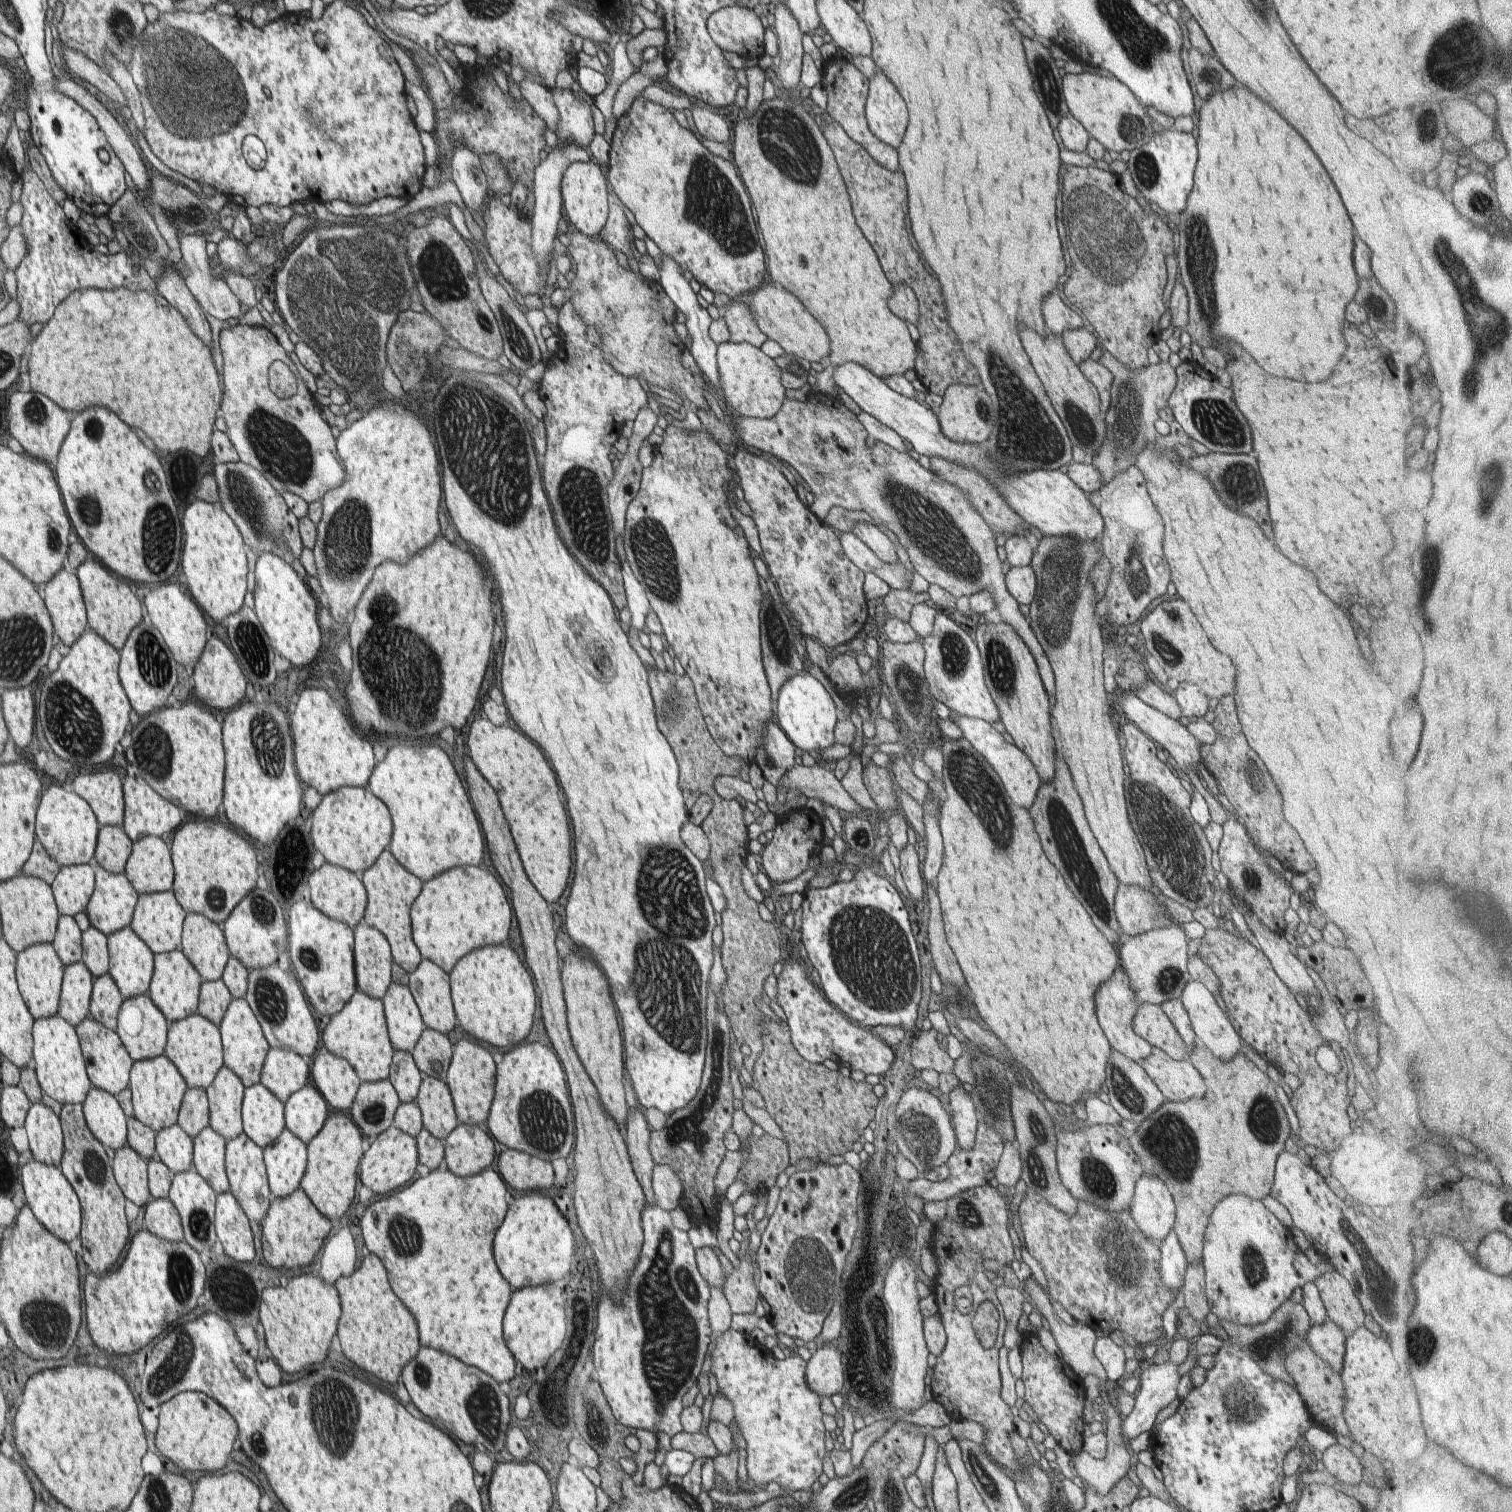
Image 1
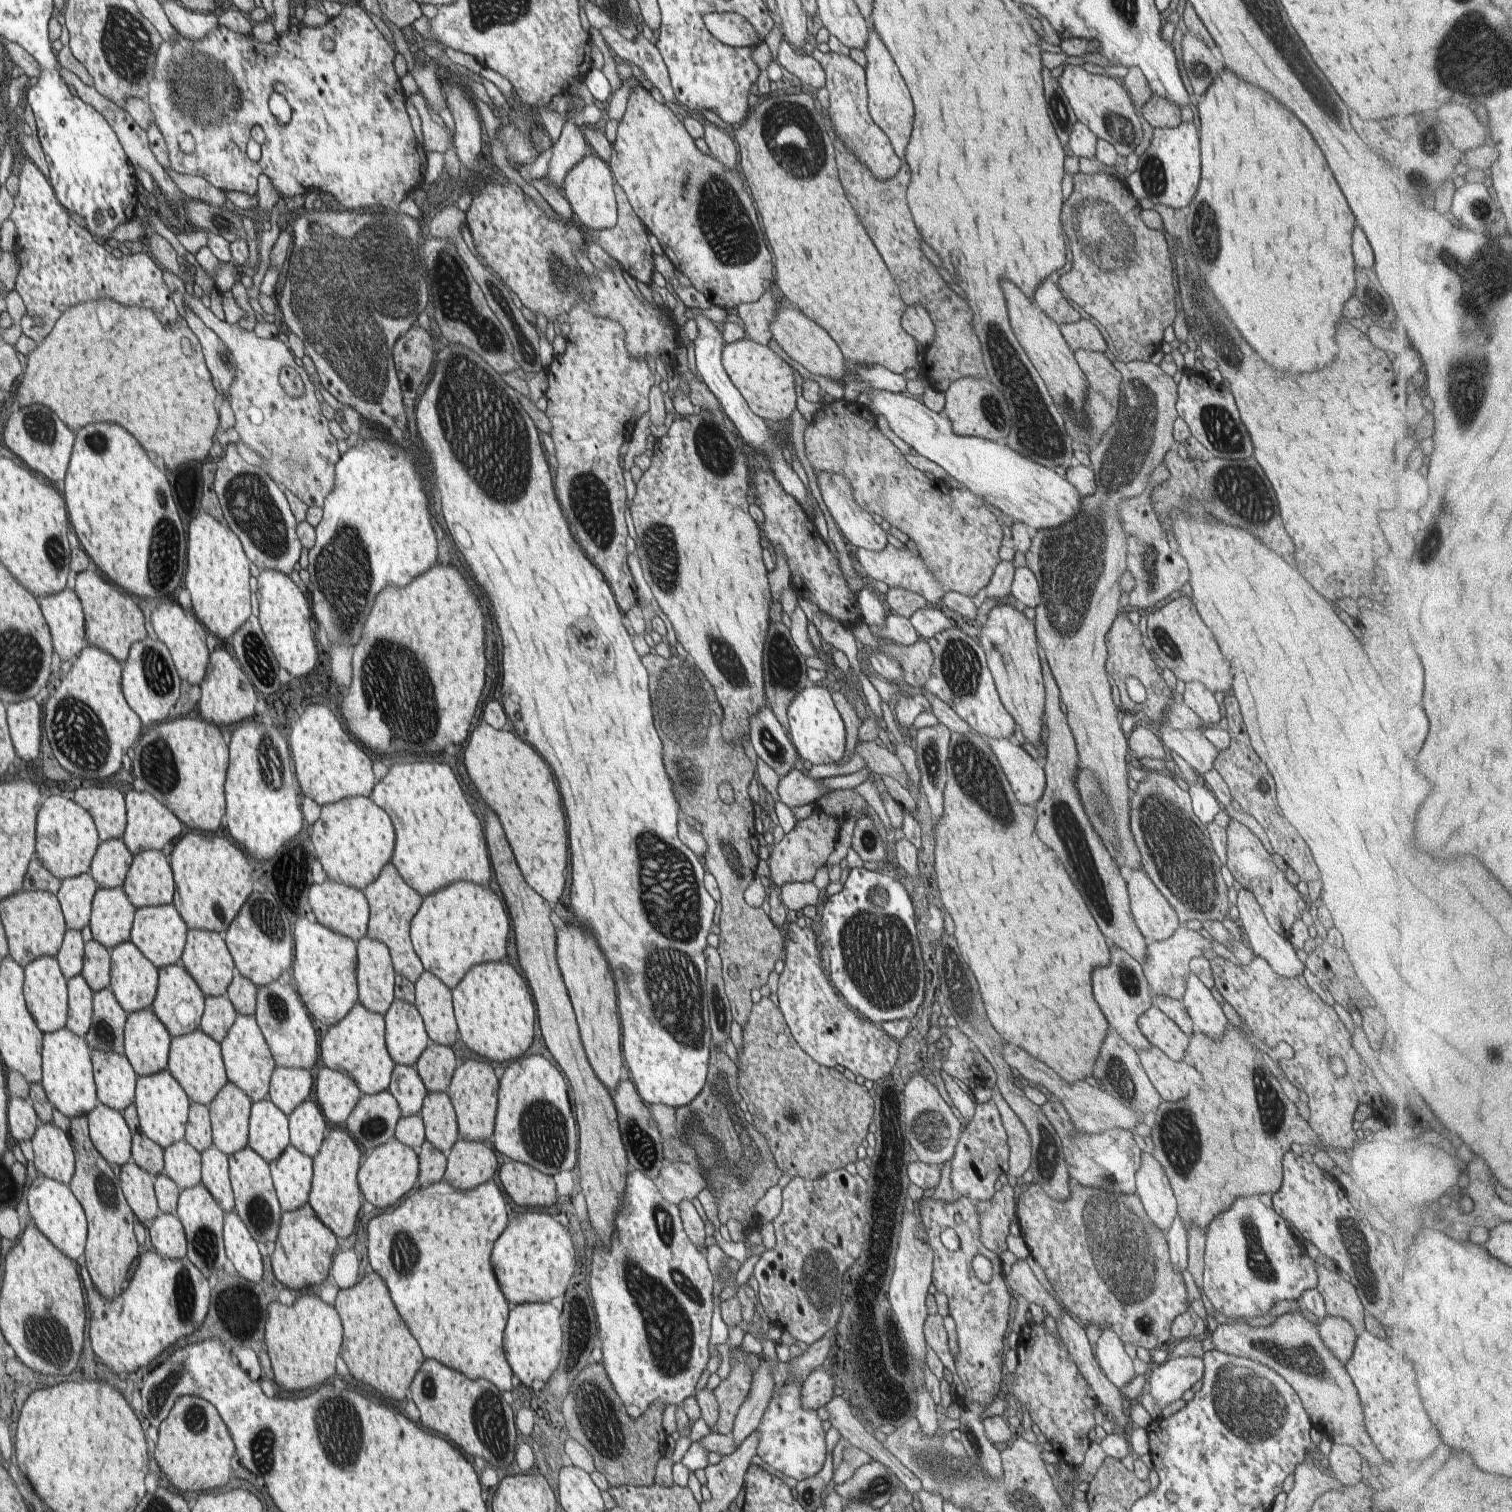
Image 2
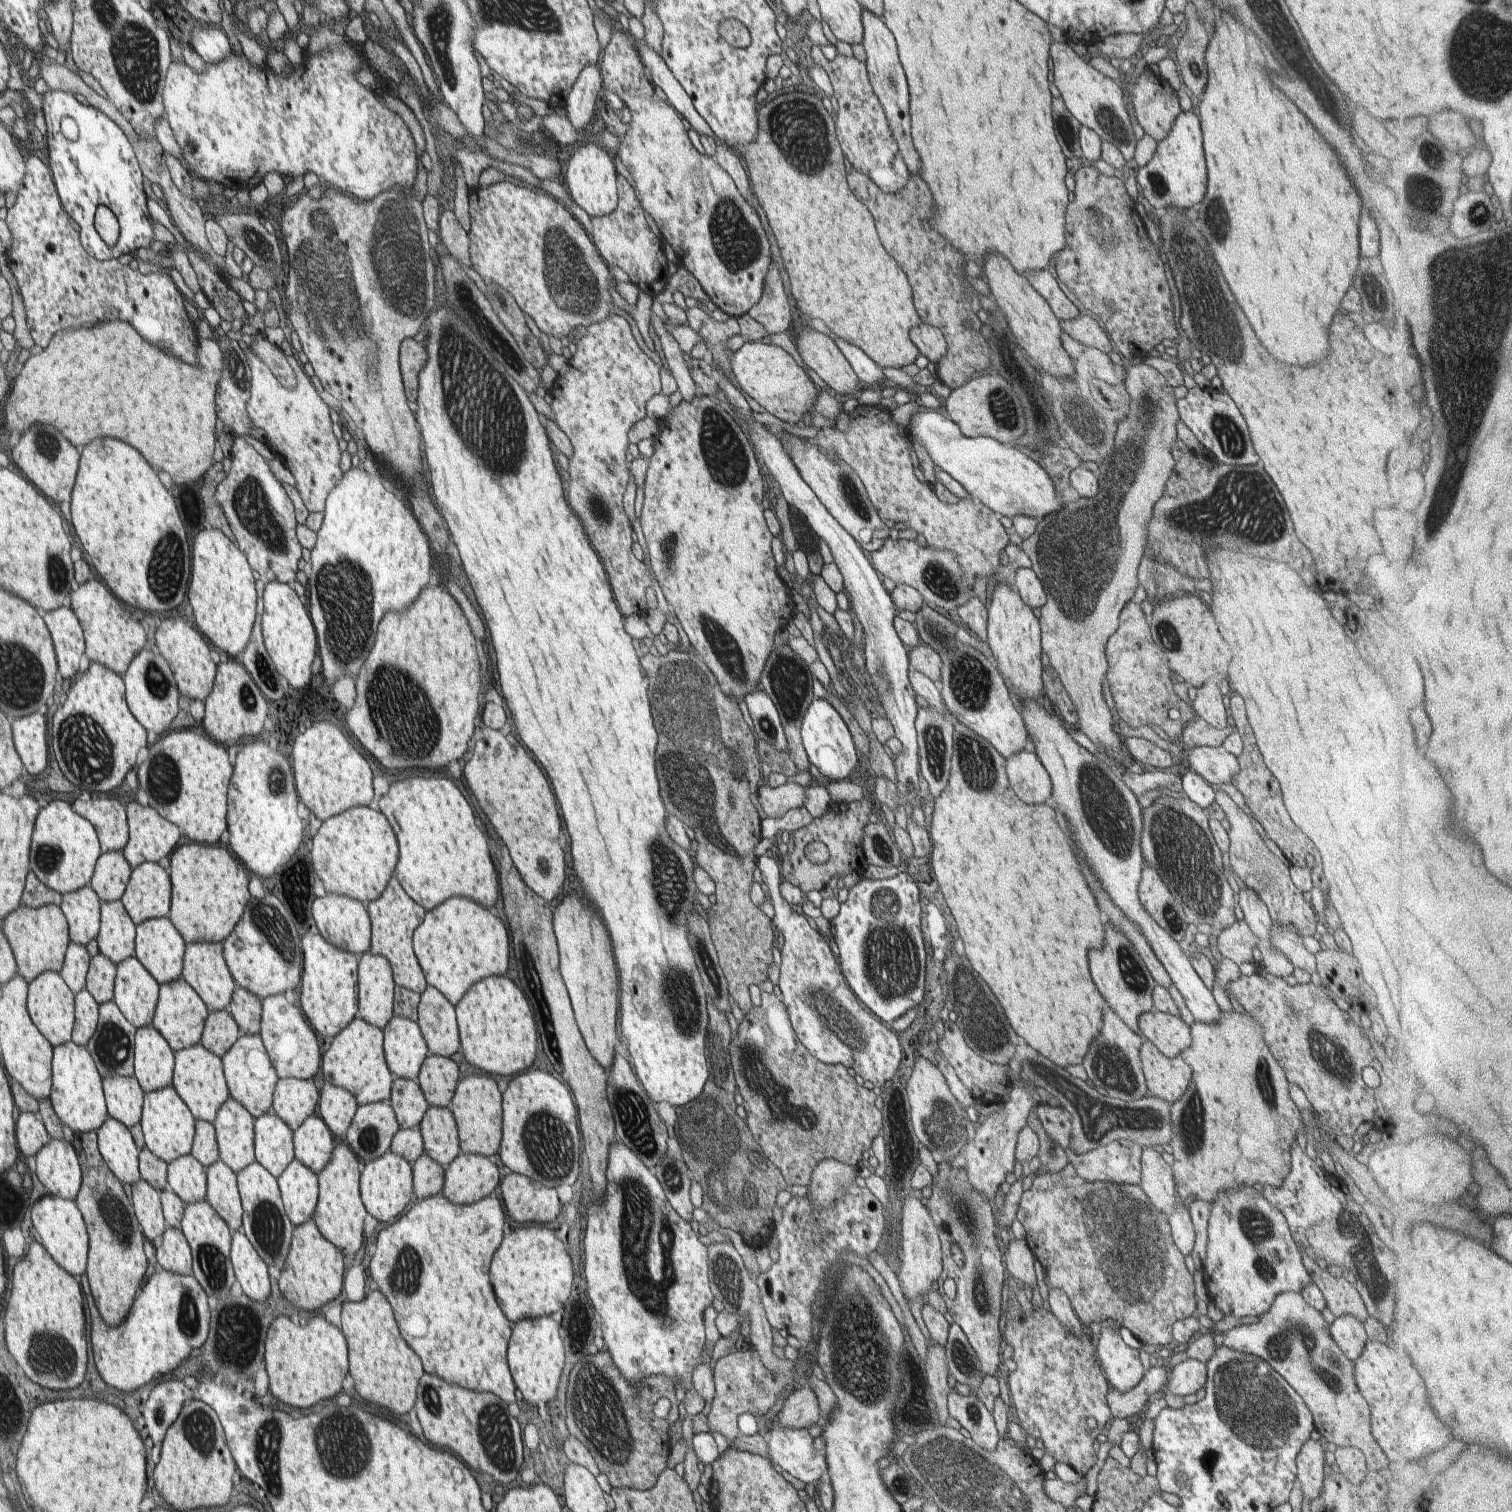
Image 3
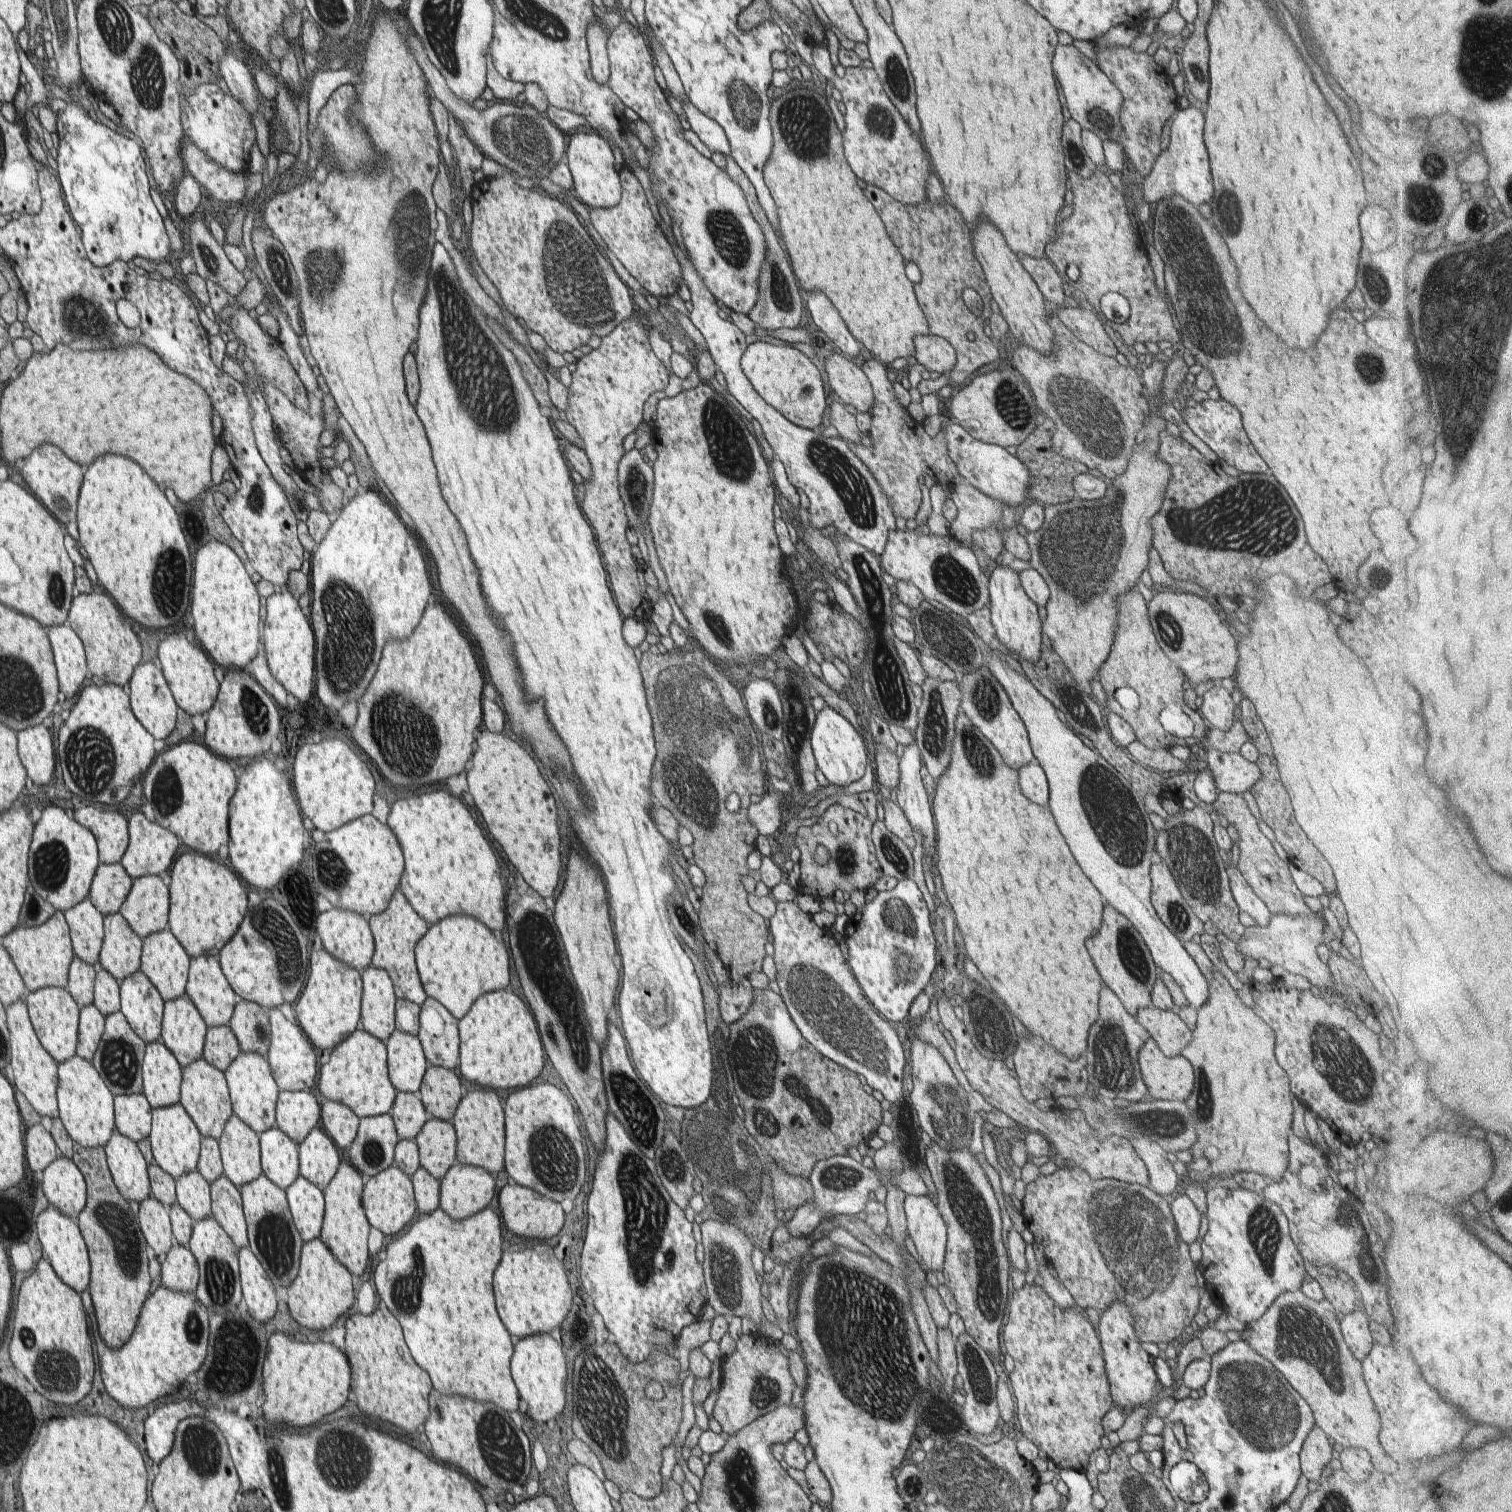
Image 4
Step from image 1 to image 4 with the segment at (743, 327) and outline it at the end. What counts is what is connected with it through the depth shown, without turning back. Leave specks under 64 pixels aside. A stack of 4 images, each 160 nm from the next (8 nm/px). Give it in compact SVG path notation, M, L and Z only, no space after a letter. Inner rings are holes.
M728 155L726 157L727 167L726 172L730 175L730 178L740 185L740 188L744 191L748 206L753 214L754 220L761 226L762 232L766 241L766 254L764 262L761 266L759 274L759 293L756 304L752 307L752 310L747 314L758 327L767 329L768 331L777 331L778 329L793 329L801 325L802 310L804 310L804 303L802 297L799 295L799 282L796 280L793 270L791 268L791 262L787 252L782 249L776 231L772 228L762 205L759 203L754 185L750 182L750 179L746 176L746 173L738 166L738 163Z

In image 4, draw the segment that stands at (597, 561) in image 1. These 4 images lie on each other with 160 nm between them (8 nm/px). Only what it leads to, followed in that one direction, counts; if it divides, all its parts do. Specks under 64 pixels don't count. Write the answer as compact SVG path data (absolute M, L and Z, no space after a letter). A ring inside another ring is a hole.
M636 309L633 317L622 321L618 326L614 327L614 330L611 330L605 337L601 338L599 348L593 349L589 354L578 360L576 371L571 374L572 384L568 387L568 409L563 417L576 428L580 438L584 441L584 450L591 464L591 479L583 483L586 487L586 493L578 496L581 509L589 525L593 528L593 532L596 532L601 561L605 566L607 578L610 580L610 586L612 586L612 592L614 592L618 608L624 618L630 617L640 622L648 622L653 608L646 594L648 584L644 580L644 568L634 560L631 545L626 539L629 520L621 497L618 469L620 459L625 453L624 447L622 447L624 438L634 433L638 425L644 422L642 419L644 402L657 389L664 390L670 383L671 378L665 364L656 357L652 347L650 347L645 321L641 315L641 312Z

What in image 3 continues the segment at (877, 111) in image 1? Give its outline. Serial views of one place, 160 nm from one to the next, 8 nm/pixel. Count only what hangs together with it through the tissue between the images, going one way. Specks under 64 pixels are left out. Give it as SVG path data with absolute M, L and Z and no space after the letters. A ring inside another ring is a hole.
M864 9L861 12L861 21L863 24L863 45L867 54L867 71L869 79L874 89L875 96L879 98L880 104L885 110L893 137L899 146L899 151L905 160L906 166L911 174L920 172L920 158L918 152L912 144L911 135L911 116L909 111L909 84L901 60L899 59L899 48L897 40L886 26L882 17L876 16L870 9Z

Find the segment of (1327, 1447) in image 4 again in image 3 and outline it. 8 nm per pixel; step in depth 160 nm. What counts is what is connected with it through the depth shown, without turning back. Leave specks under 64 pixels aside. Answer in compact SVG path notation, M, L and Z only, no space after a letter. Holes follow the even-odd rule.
M1308 1439L1297 1456L1298 1487L1303 1496L1316 1498L1323 1489L1325 1447L1322 1440Z

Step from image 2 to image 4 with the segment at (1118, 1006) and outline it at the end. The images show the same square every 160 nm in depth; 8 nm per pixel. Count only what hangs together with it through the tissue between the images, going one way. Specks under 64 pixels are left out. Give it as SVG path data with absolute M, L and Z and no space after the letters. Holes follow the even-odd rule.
M1106 903L1102 926L1094 938L1086 940L1086 948L1104 980L1103 984L1116 993L1132 1016L1136 1016L1138 1009L1152 1006L1151 992L1158 977L1158 967L1142 935L1126 916Z

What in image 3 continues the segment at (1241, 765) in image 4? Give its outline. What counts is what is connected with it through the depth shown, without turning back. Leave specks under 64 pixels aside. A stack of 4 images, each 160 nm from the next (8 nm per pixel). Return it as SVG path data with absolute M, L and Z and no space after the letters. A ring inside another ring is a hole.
M1194 747L1183 753L1186 766L1196 771L1215 789L1219 785L1230 785L1232 778L1240 772L1237 756L1222 747Z

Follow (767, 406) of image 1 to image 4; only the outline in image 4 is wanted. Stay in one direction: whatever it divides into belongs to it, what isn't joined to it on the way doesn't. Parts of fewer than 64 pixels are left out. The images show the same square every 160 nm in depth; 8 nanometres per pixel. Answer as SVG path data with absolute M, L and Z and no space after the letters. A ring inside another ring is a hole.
M758 340L748 345L741 358L741 367L756 392L781 412L791 423L820 431L822 414L828 407L820 370L797 347Z

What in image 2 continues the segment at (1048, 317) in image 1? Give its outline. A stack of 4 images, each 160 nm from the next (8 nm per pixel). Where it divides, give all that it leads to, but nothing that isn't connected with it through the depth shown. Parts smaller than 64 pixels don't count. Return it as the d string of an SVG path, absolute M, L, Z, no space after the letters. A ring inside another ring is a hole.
M1050 278L1038 285L1033 300L1056 324L1073 323L1081 319L1078 311Z

